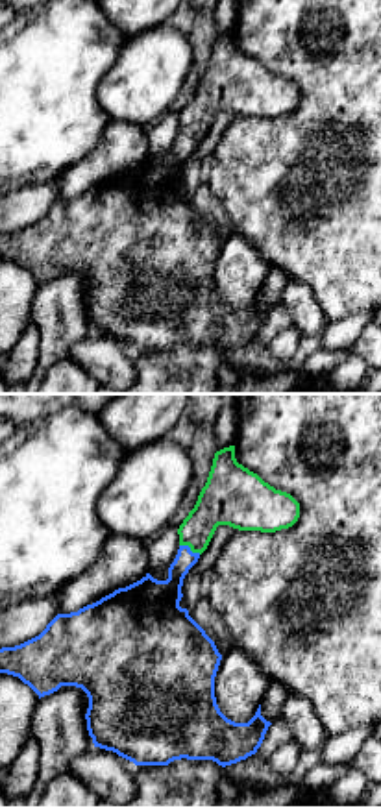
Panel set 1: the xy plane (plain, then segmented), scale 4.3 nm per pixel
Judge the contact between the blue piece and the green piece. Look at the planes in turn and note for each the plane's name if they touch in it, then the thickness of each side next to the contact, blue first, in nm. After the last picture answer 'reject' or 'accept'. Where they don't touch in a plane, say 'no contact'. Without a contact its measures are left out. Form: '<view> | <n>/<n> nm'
xy | 160/200 nm

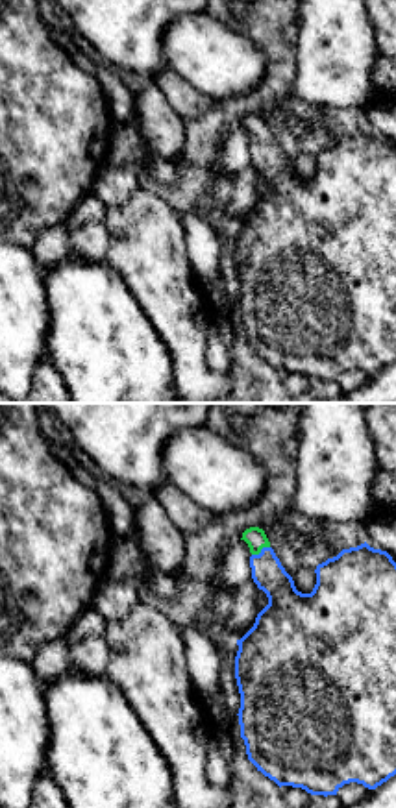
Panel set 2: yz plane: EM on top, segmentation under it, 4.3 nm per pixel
yz | 160/90 nm

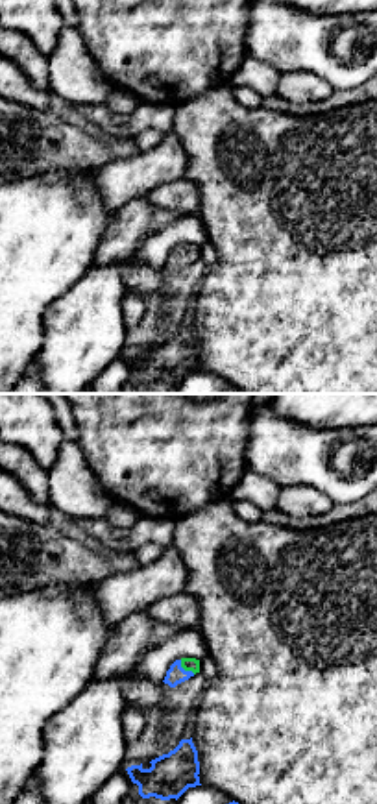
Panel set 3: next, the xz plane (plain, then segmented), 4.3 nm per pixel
xz | 80/60 nm

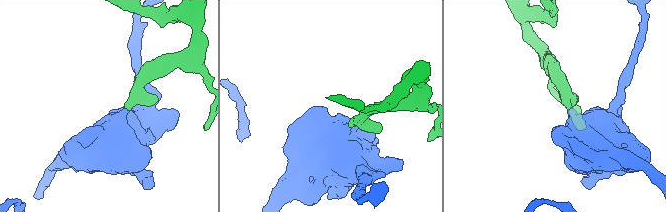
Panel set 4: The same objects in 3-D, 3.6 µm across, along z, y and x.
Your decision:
accept

